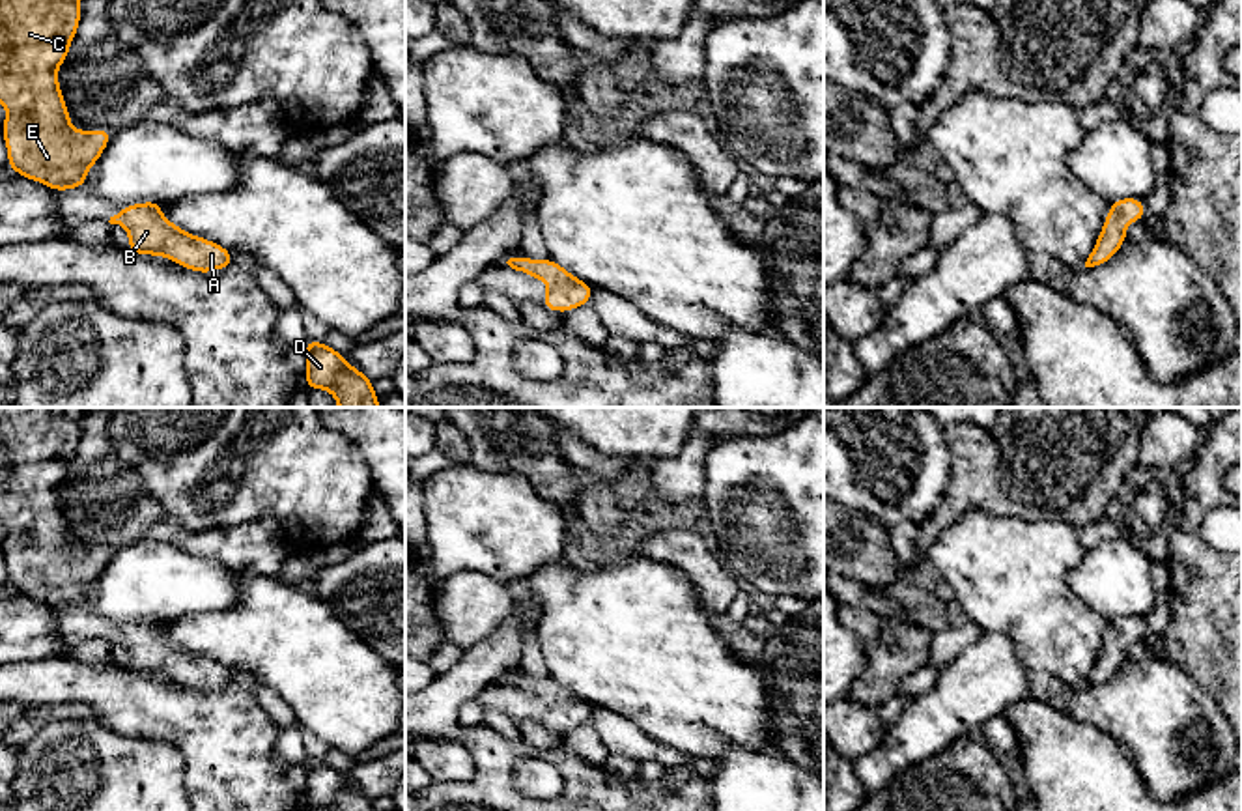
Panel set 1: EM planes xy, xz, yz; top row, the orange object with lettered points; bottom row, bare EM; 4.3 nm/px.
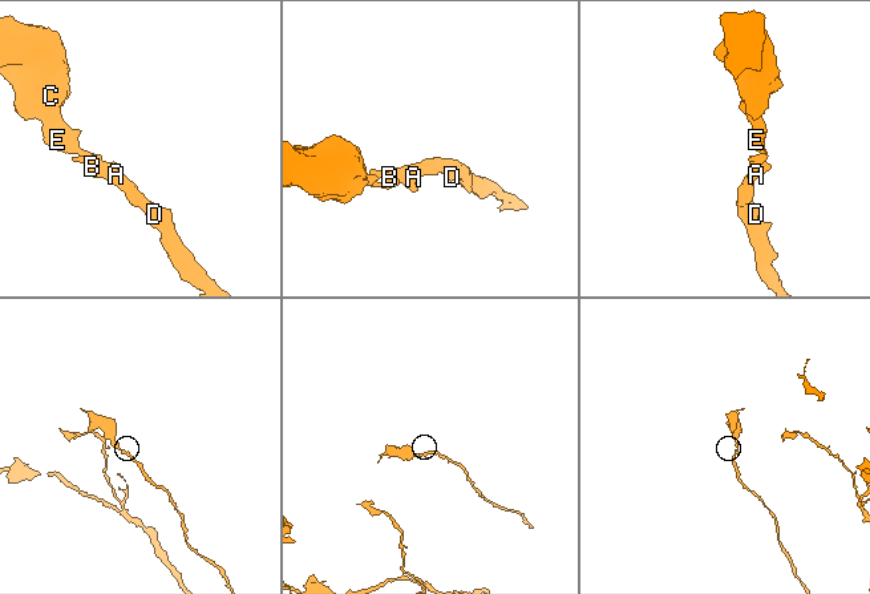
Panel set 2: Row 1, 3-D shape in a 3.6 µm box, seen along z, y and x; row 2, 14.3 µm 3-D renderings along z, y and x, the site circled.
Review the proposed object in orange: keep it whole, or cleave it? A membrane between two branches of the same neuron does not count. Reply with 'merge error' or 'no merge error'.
no merge error

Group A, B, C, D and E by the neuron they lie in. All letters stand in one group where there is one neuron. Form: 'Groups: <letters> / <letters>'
Groups: A B C D E

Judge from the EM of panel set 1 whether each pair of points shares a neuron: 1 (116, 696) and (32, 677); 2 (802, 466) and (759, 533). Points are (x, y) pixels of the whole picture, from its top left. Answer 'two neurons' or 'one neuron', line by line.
1: one neuron
2: one neuron

